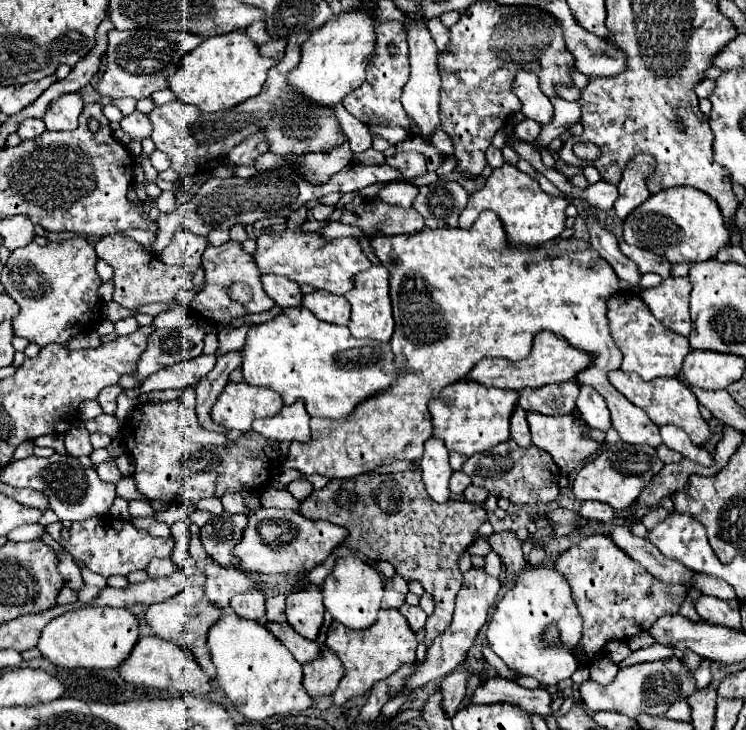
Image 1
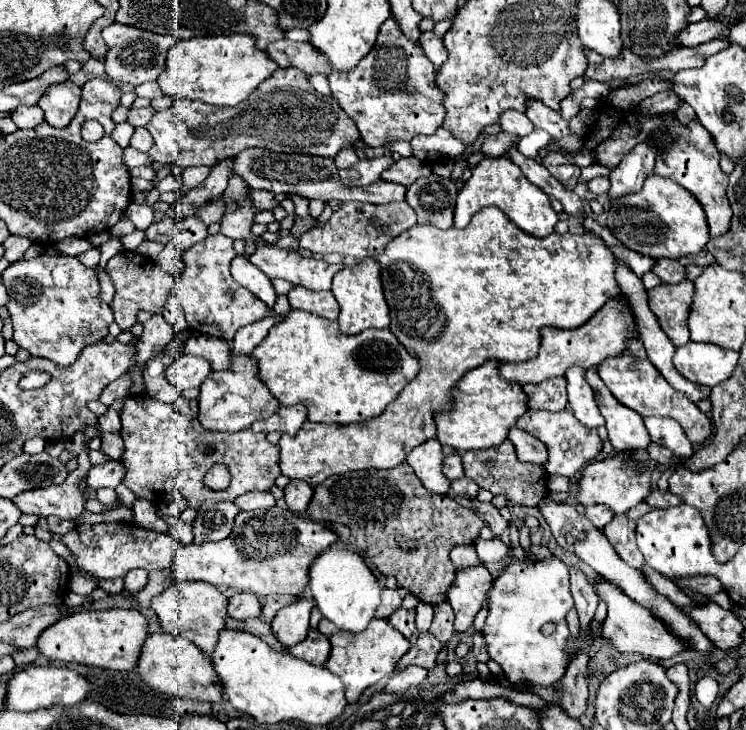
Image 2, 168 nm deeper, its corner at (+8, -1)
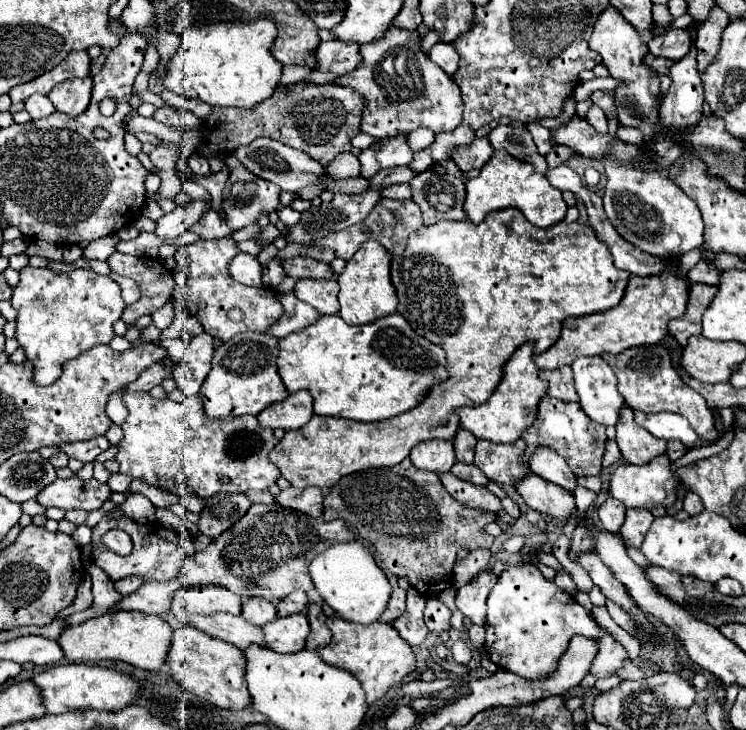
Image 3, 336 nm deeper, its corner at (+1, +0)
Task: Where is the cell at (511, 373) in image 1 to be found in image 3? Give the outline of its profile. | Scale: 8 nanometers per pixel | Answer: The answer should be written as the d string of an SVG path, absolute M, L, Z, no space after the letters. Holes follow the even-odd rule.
M667 257L665 269L659 275L649 277L631 277L623 301L603 313L593 313L585 317L569 317L563 323L563 335L557 343L545 353L535 355L539 369L555 369L561 365L571 365L577 357L583 355L601 355L601 353L623 353L633 345L659 343L667 335L667 323L685 313L689 301L689 279L679 277L679 257Z

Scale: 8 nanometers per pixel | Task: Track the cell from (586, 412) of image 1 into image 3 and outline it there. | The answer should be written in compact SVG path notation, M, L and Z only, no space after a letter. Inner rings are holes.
M599 355L579 357L571 367L583 411L597 423L615 427L625 399L617 391L617 377L613 369Z

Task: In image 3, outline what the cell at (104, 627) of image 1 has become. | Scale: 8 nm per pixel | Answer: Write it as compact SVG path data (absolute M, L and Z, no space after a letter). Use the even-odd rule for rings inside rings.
M111 611L101 617L93 617L81 625L67 627L61 637L59 645L65 651L65 657L73 663L89 663L89 661L125 661L133 667L159 671L171 649L173 629L157 615L147 615L139 611Z

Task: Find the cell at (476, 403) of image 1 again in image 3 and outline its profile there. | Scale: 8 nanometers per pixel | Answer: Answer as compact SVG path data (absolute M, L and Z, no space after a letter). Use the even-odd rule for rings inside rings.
M523 343L507 361L503 369L503 379L483 405L461 407L461 427L471 431L477 439L491 439L495 443L511 443L521 437L521 433L535 421L537 405L547 393L547 381L539 379L539 367L533 361L533 345Z

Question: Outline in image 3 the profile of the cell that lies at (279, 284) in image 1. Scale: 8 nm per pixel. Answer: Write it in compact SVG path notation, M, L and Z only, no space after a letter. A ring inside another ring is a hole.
M237 253L229 263L229 273L235 281L251 287L261 285L261 265L255 255L249 253Z

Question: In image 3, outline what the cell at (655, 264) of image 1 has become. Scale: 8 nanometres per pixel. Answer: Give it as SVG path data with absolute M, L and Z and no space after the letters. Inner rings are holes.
M701 259L689 273L689 281L691 283L707 283L707 285L717 285L719 283L719 275L721 271L713 265L711 259Z

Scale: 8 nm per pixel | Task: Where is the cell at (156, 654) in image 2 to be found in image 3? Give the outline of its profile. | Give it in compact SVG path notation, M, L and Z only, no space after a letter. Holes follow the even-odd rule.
M181 627L173 631L173 647L167 659L175 679L187 691L215 703L221 709L245 709L251 705L251 695L245 681L245 655L239 647L221 639L209 637L193 627Z

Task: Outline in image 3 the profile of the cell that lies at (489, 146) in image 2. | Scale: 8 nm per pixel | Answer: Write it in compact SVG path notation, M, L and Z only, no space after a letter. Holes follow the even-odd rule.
M483 137L483 139L475 139L469 145L455 147L449 157L455 161L455 165L461 171L467 173L473 169L481 169L491 155L493 155L493 147L487 143L487 137Z

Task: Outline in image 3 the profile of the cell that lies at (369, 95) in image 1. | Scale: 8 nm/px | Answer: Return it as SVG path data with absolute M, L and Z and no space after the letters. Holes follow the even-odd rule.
M389 27L383 37L379 37L377 41L365 43L361 47L363 61L359 63L359 67L343 75L337 81L337 85L355 87L355 91L359 91L367 99L367 107L363 111L363 121L361 121L363 133L375 139L381 139L381 137L391 137L399 133L411 133L419 127L433 129L435 133L453 131L455 127L459 127L461 113L463 113L463 101L461 101L459 87L439 65L431 63L431 59L419 49L419 39L421 37L417 35L417 31L399 31L397 27Z

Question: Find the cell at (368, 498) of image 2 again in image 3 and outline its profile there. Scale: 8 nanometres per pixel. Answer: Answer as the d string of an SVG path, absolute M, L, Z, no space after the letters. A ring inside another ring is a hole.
M409 459L401 461L395 467L385 469L367 469L365 473L351 473L339 481L337 487L333 487L325 495L325 521L343 519L351 523L363 539L367 539L371 545L375 545L377 553L381 555L383 565L395 573L397 577L407 577L409 583L423 595L423 597L437 597L441 591L451 587L451 569L455 563L455 555L461 547L469 549L489 549L493 545L493 537L483 533L483 527L487 523L497 521L497 513L493 511L481 511L461 505L459 501L451 499L447 495L445 487L431 471L417 469Z

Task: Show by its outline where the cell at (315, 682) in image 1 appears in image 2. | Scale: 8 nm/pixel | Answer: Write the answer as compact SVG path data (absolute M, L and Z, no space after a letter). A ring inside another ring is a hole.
M310 630L308 638L292 648L288 648L288 652L300 660L306 660L310 664L326 664L328 656L330 656L330 642L326 636L322 636L318 630Z

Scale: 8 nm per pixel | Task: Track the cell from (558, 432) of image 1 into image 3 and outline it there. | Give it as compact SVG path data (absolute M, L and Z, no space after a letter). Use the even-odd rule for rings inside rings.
M543 397L539 403L539 417L527 431L523 431L523 439L527 443L527 449L521 457L523 465L529 465L529 459L537 447L549 447L567 461L567 465L575 471L575 475L587 477L601 473L601 459L607 441L605 425L587 419L587 413L579 407L579 403L567 403L553 397Z

